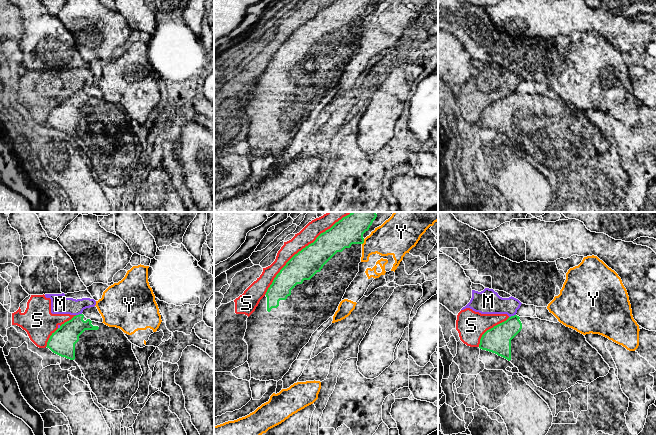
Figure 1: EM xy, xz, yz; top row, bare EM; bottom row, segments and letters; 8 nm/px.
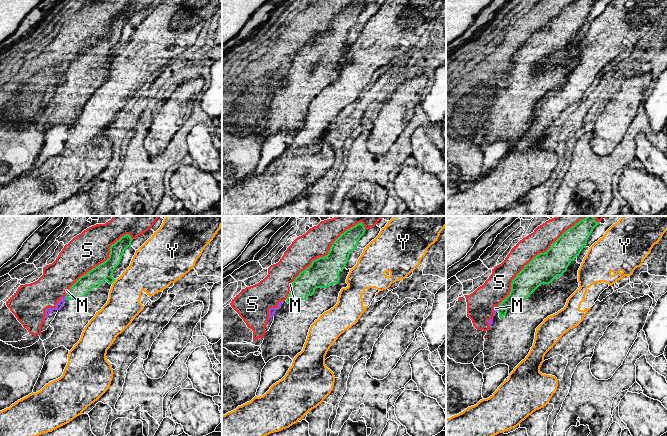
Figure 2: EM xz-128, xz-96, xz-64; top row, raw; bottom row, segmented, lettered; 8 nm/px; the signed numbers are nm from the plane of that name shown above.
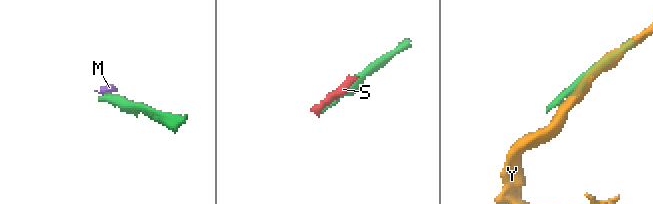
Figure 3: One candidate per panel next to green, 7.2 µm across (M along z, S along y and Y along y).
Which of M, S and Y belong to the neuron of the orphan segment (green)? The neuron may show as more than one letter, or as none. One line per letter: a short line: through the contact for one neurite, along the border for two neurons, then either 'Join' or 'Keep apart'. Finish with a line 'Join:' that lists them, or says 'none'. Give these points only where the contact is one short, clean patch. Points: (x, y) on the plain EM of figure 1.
M: Line: yz (515, 90), (509, 93). Keep apart
S: Keep apart
Y: Keep apart
Join: none

